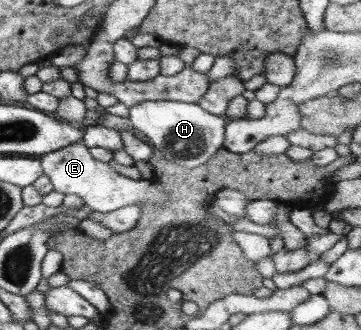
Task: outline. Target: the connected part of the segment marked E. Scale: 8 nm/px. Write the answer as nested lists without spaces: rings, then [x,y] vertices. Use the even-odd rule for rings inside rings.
[[[82,141],[71,143],[57,151],[50,151],[39,158],[42,172],[51,180],[53,189],[65,195],[82,197],[92,211],[109,213],[126,205],[162,205],[167,199],[164,189],[157,182],[143,178],[135,180],[119,174],[108,163],[96,160]]]

